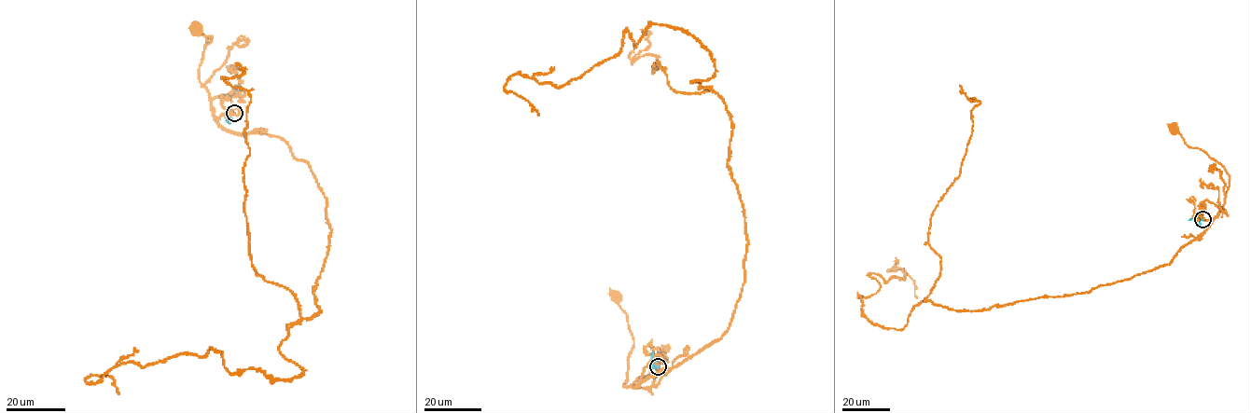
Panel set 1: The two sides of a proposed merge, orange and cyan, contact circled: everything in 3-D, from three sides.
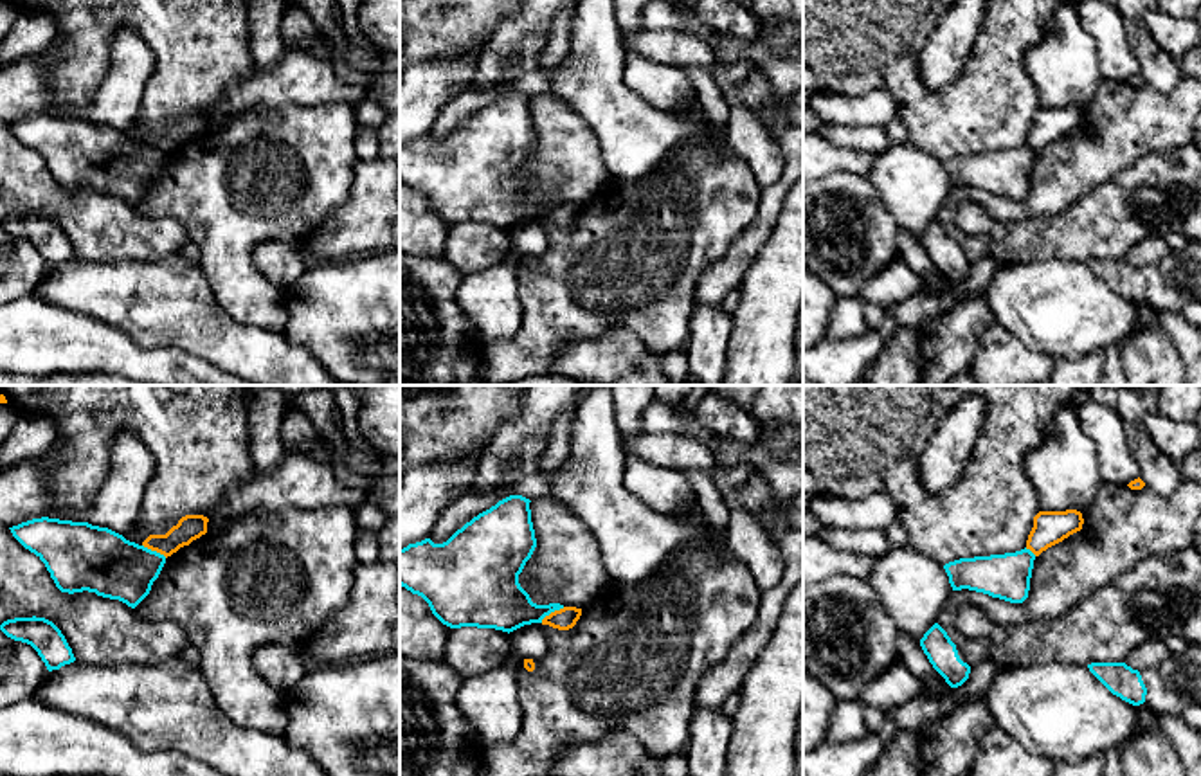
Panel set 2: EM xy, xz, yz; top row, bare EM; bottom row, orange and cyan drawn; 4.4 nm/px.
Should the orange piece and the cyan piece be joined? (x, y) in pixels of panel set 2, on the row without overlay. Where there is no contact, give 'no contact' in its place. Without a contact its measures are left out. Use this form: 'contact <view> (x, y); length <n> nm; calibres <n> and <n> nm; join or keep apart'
contact xz (551, 209); length 130 nm; calibres 100 and 240 nm; keep apart

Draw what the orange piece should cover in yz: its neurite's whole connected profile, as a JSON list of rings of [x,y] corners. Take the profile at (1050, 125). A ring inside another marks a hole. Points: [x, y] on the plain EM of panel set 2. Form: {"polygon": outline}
{"polygon": [[[1077,106],[1039,108],[1026,137],[1026,146],[1039,153],[1048,144],[1082,126],[1084,115]]]}

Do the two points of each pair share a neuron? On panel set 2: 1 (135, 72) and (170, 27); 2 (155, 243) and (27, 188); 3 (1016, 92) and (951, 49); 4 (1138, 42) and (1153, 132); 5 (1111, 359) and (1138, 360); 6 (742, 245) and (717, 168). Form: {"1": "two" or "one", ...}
{"1": "two", "2": "one", "3": "two", "4": "two", "5": "two", "6": "two"}

